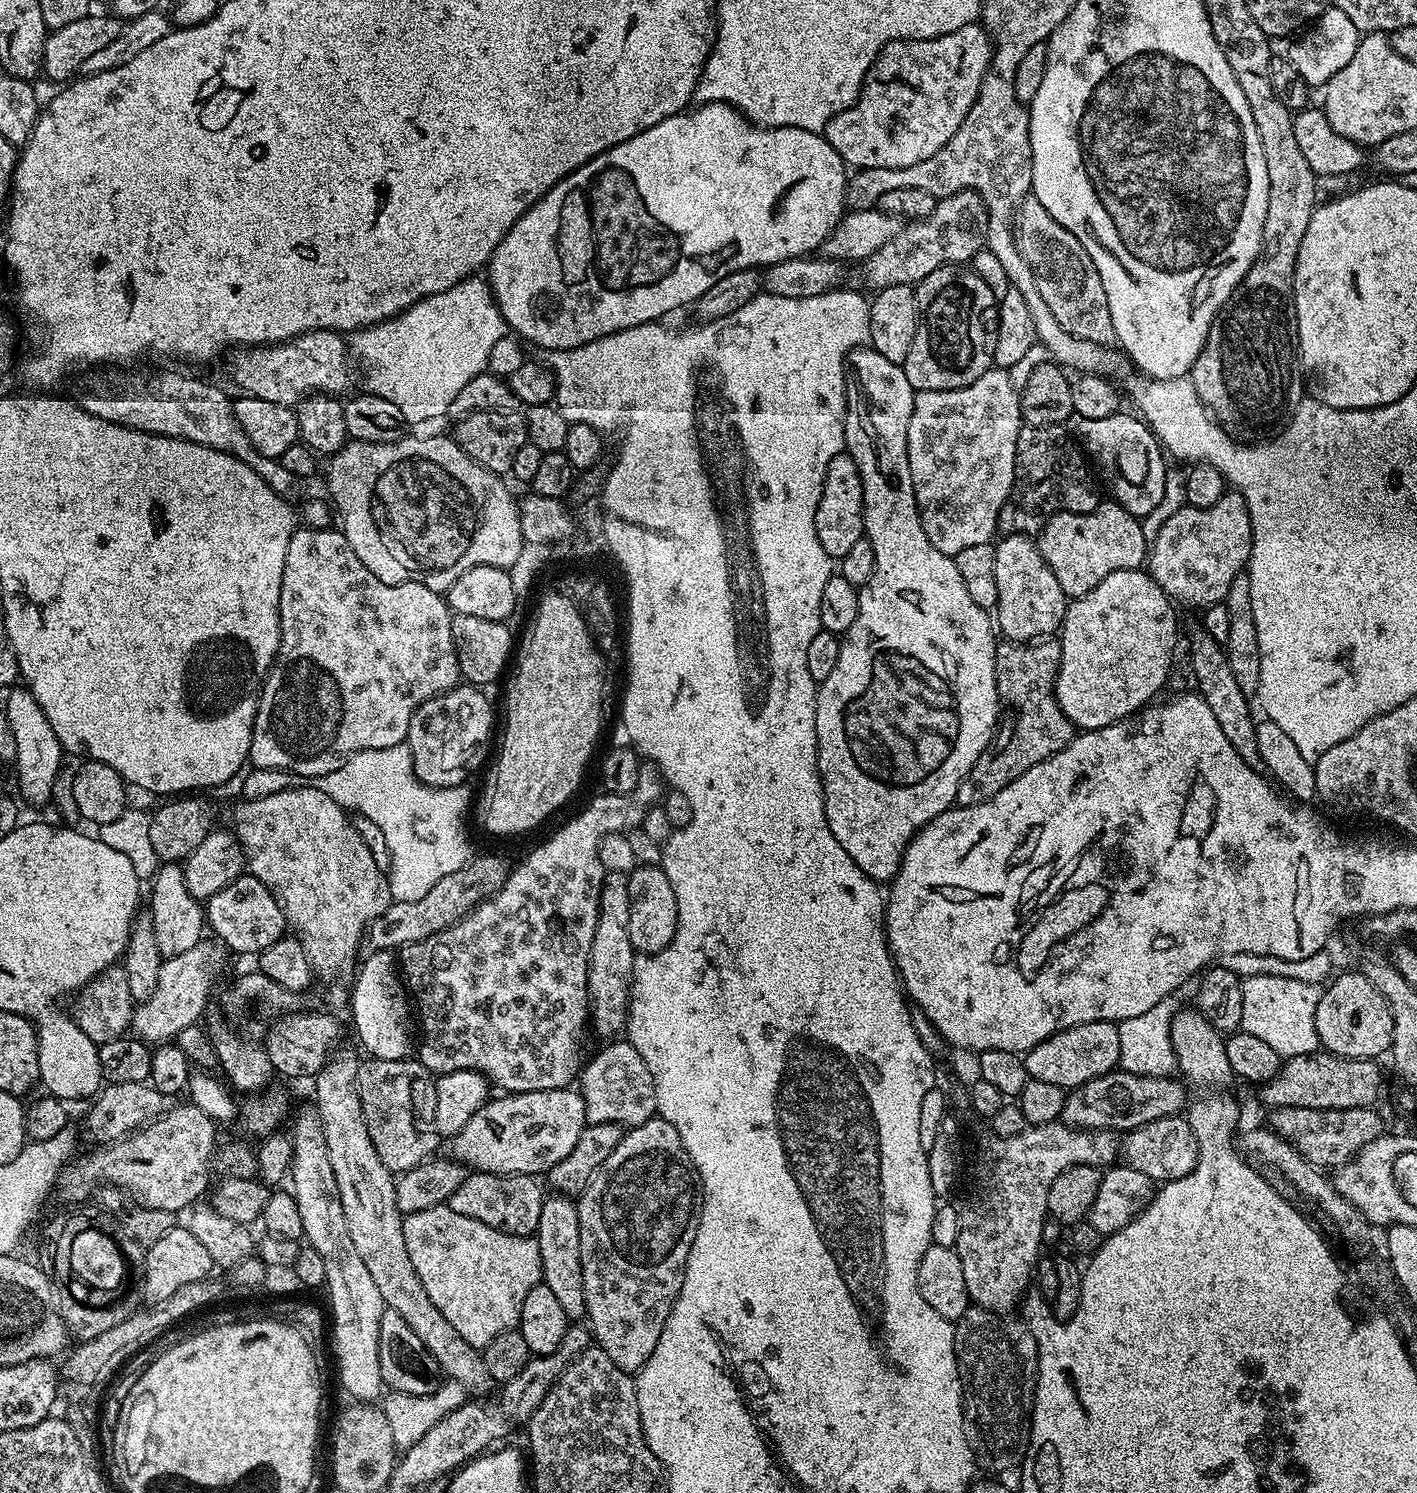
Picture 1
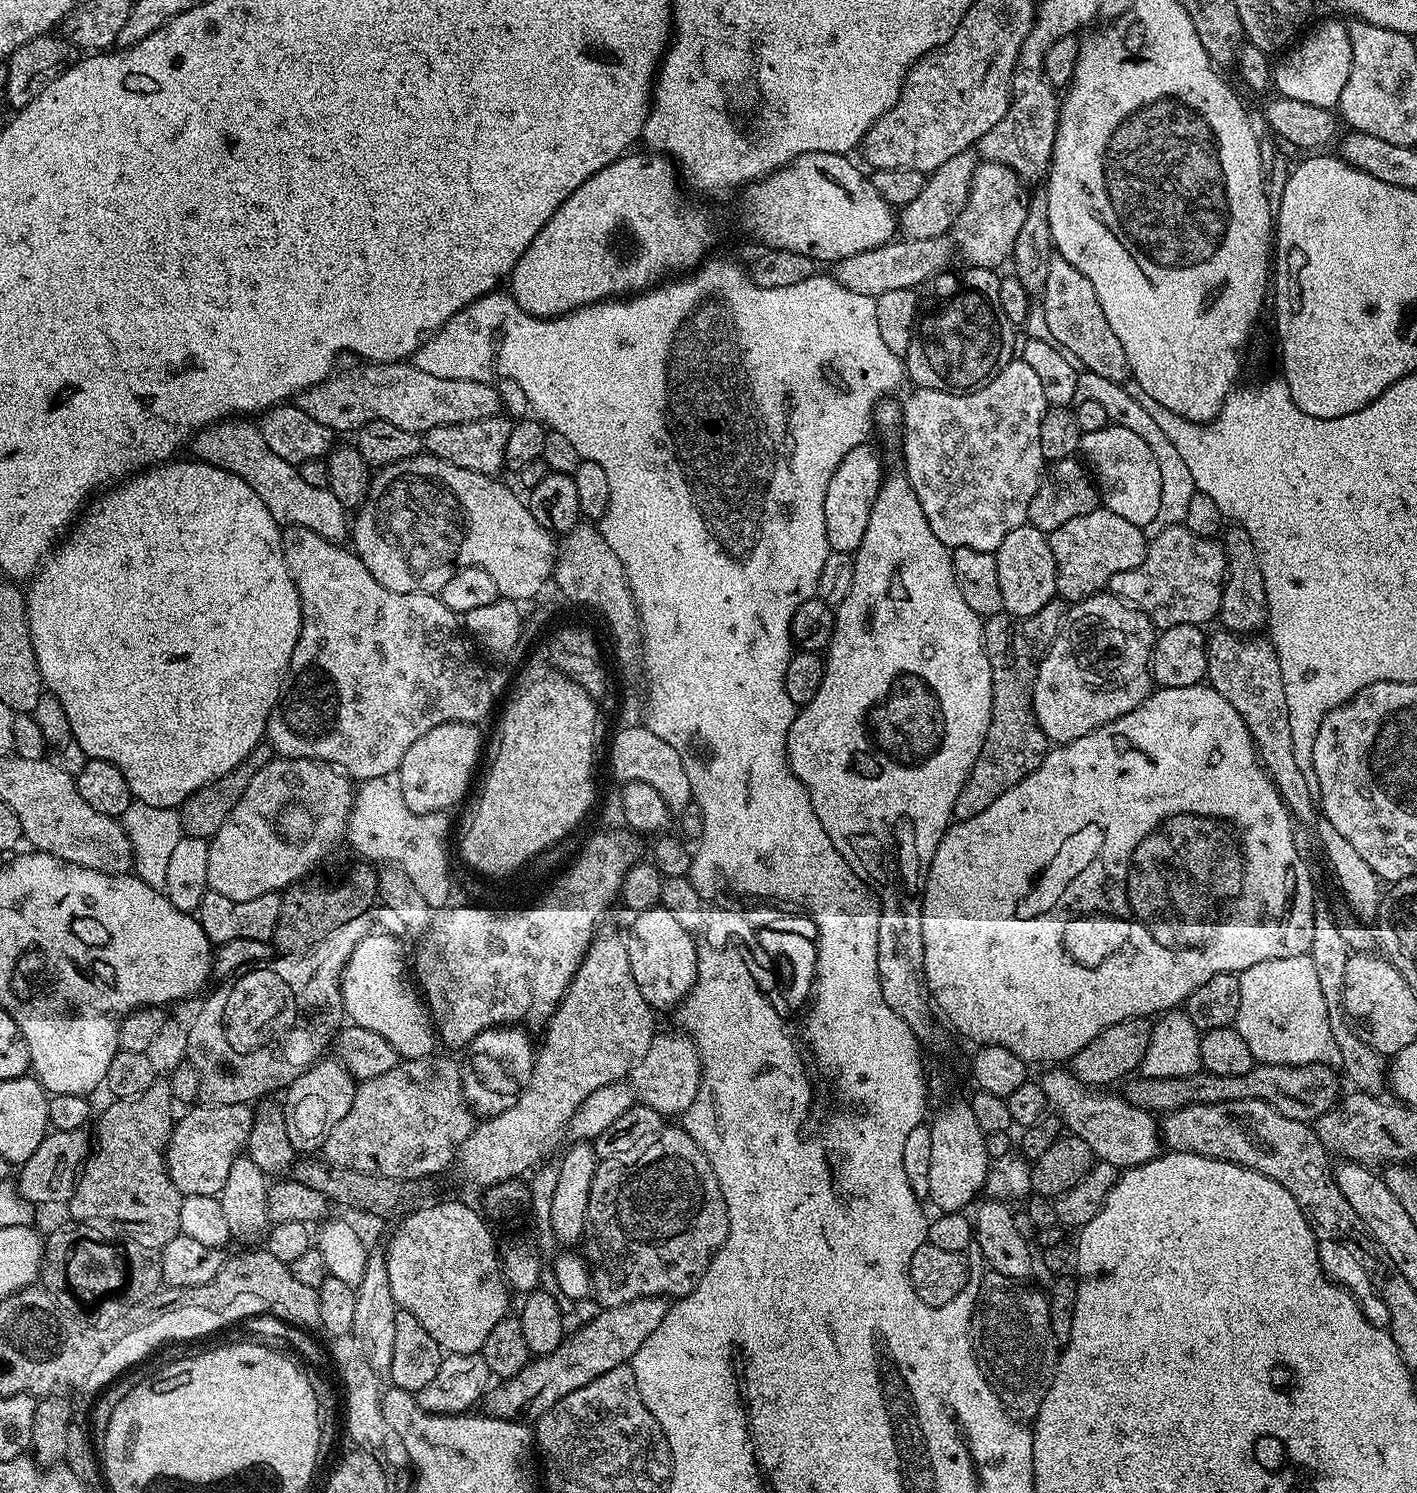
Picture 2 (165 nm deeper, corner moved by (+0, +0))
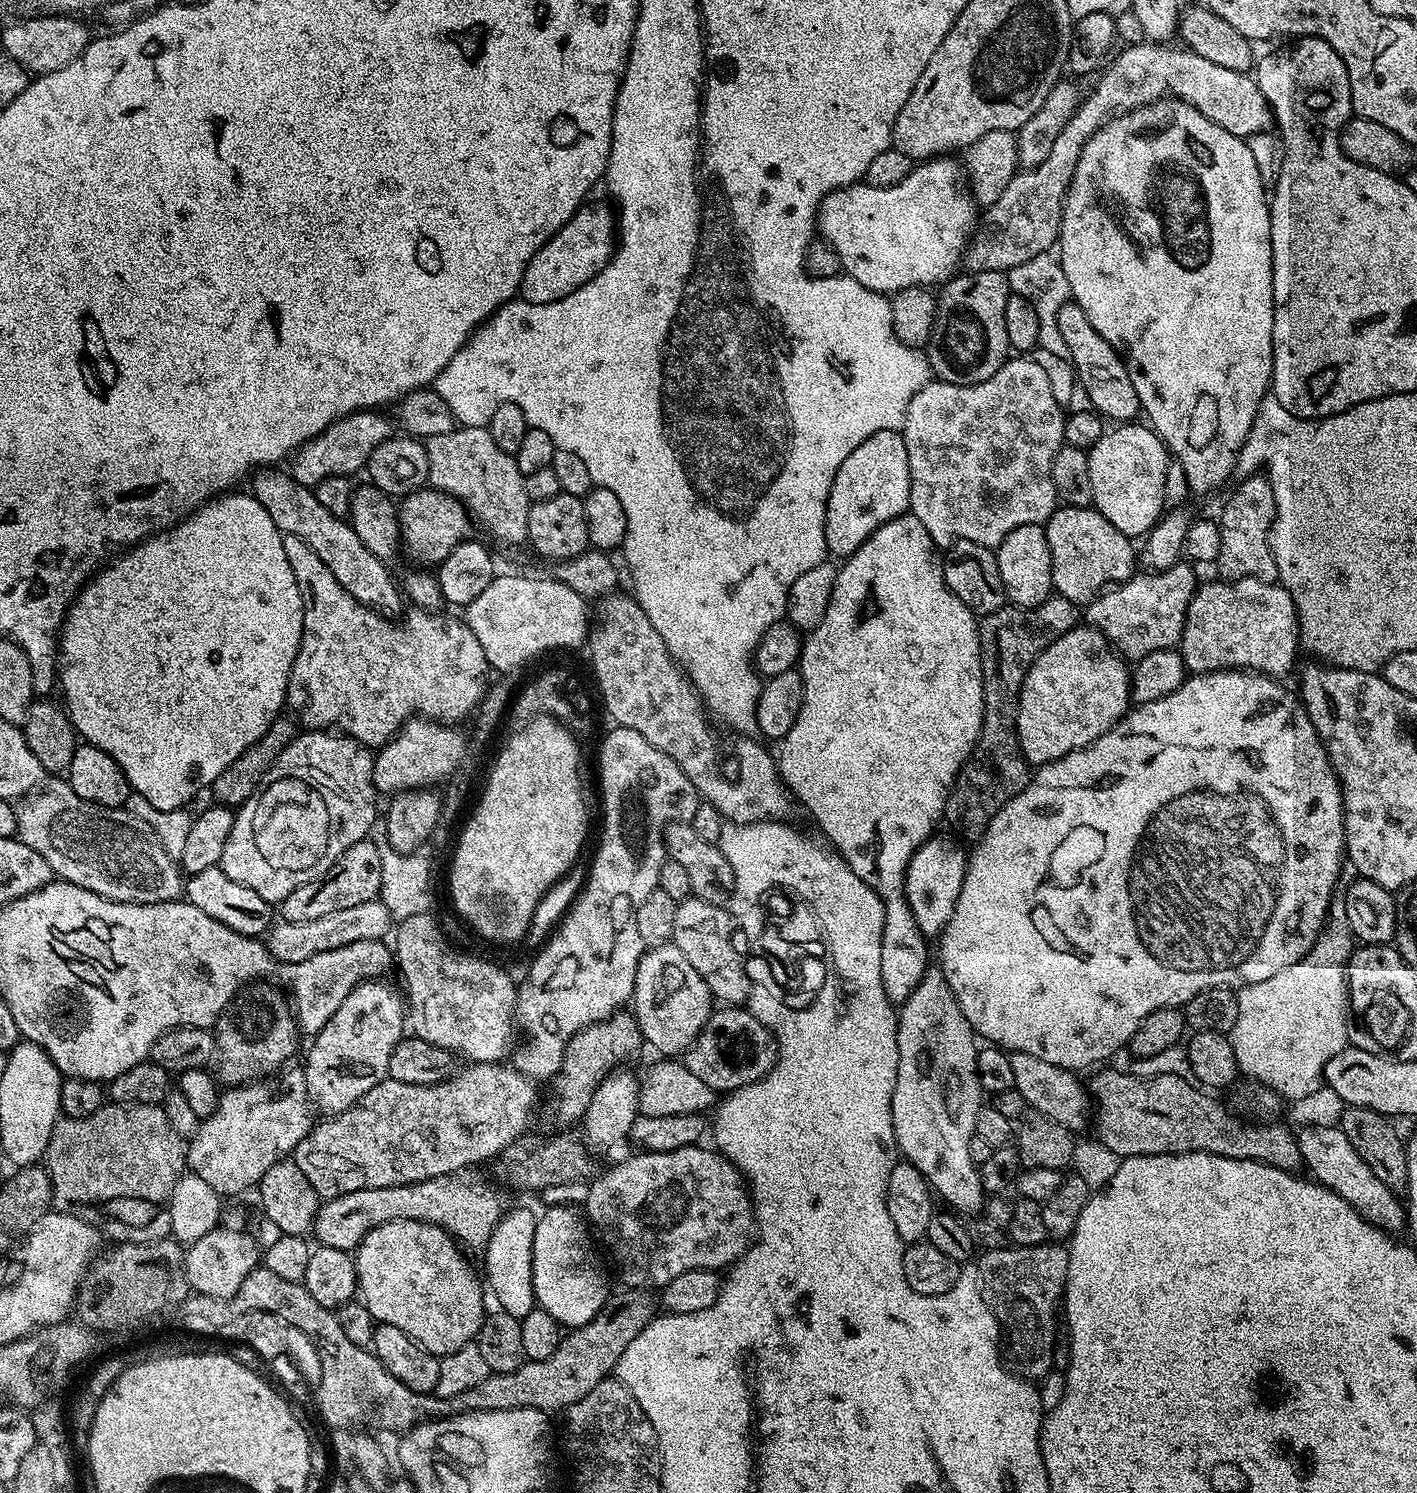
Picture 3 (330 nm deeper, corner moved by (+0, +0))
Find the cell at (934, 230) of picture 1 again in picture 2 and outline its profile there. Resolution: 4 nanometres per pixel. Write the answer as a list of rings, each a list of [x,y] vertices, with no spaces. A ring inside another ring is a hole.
[[[993,160],[977,163],[966,202],[950,229],[950,239],[965,265],[996,270],[1003,260],[1005,263],[1011,257],[1015,239],[1027,216],[1026,190],[1024,192],[1023,187],[1025,185],[1016,172],[1004,164]]]

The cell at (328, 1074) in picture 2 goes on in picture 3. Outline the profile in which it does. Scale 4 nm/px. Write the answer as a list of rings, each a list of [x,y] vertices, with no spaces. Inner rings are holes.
[[[384,978],[364,980],[354,986],[346,1002],[342,1002],[342,1006],[334,1010],[334,1018],[330,1018],[330,1022],[326,1022],[326,1026],[322,1026],[322,1030],[315,1033],[313,1040],[316,1041],[309,1046],[308,1061],[303,1061],[302,1067],[308,1099],[317,1113],[335,1114],[346,1111],[350,1106],[354,1106],[354,1102],[358,1102],[358,1098],[362,1098],[362,1094],[374,1090],[374,1086],[378,1086],[388,1076],[394,1046],[398,1046],[398,1042],[406,1035],[406,1000],[386,981]]]

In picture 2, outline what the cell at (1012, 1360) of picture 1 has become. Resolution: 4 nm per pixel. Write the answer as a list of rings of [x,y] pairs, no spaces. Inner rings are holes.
[[[989,1271],[987,1275],[988,1277],[985,1278],[984,1285],[980,1288],[980,1296],[978,1292],[978,1299],[974,1304],[974,1315],[972,1317],[972,1326],[970,1329],[970,1335],[972,1337],[972,1355],[977,1358],[979,1363],[982,1363],[984,1377],[988,1380],[990,1387],[998,1393],[1000,1401],[1004,1403],[1004,1407],[1017,1417],[1032,1418],[1035,1417],[1037,1410],[1042,1406],[1042,1398],[1046,1398],[1046,1390],[1050,1390],[1050,1382],[1052,1381],[1052,1375],[1056,1372],[1056,1362],[1058,1359],[1058,1345],[1054,1338],[1054,1330],[1050,1330],[1050,1310],[1048,1309],[1050,1300],[1049,1297],[1044,1297],[1040,1292],[1027,1292],[1024,1286],[1016,1282],[1005,1280],[1004,1276],[997,1272]]]

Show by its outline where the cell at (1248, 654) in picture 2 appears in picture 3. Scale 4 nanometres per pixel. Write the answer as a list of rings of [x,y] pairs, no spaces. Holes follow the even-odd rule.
[[[1249,576],[1241,580],[1215,579],[1197,587],[1186,610],[1186,622],[1178,645],[1185,669],[1192,674],[1247,670],[1259,672],[1262,676],[1284,678],[1292,667],[1297,667],[1296,652],[1300,648],[1300,623],[1296,617],[1296,607],[1284,585],[1262,582]]]

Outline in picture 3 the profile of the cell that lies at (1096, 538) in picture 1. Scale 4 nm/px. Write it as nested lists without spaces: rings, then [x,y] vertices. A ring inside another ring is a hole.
[[[1071,506],[1057,507],[1056,511],[1052,513],[1052,516],[1044,524],[1044,533],[1048,539],[1048,545],[1050,546],[1050,558],[1052,559],[1052,586],[1055,595],[1066,598],[1070,602],[1074,602],[1078,606],[1086,606],[1098,593],[1114,584],[1119,584],[1122,580],[1129,580],[1131,576],[1137,571],[1138,568],[1138,552],[1134,547],[1132,549],[1133,541],[1126,534],[1122,534],[1122,530],[1118,530],[1118,526],[1110,526],[1110,522],[1107,518],[1096,511],[1095,507],[1089,506],[1086,508],[1074,508]]]

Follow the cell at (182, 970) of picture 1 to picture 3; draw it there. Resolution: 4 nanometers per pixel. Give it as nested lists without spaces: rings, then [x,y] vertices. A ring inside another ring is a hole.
[[[377,898],[370,902],[362,902],[362,906],[350,906],[346,910],[337,910],[335,914],[325,914],[322,918],[313,918],[311,922],[290,922],[281,919],[279,922],[273,923],[272,927],[268,929],[266,943],[270,954],[277,962],[297,964],[298,962],[306,962],[306,958],[314,958],[314,954],[322,954],[325,950],[338,950],[338,946],[383,941],[385,939],[384,935],[387,932],[389,935],[393,924],[392,915],[388,913],[384,903]]]

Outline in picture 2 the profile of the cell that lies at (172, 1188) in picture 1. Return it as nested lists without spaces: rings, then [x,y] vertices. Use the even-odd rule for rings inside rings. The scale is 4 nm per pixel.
[[[247,1104],[192,1106],[187,1109],[184,1117],[177,1119],[172,1125],[172,1137],[168,1139],[168,1173],[184,1196],[202,1194],[203,1196],[219,1197],[226,1183],[226,1176],[236,1156],[241,1155],[248,1142],[252,1125],[253,1109]]]

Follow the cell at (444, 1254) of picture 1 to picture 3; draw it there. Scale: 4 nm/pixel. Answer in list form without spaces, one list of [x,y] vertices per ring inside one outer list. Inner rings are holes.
[[[421,1220],[386,1222],[365,1234],[360,1245],[354,1249],[359,1299],[376,1324],[398,1326],[398,1330],[435,1356],[442,1358],[446,1354],[454,1354],[454,1350],[462,1350],[462,1346],[475,1341],[486,1315],[485,1285],[479,1275],[476,1277],[475,1270],[468,1268],[463,1254],[453,1237],[437,1224]]]

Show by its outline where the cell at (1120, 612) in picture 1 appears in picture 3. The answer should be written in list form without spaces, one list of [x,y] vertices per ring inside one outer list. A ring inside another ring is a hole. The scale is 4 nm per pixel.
[[[1094,627],[1071,628],[1066,634],[1050,642],[1050,646],[1042,649],[1034,658],[1034,662],[1024,674],[1024,683],[1020,685],[1016,733],[1020,753],[1029,765],[1039,766],[1054,762],[1074,750],[1084,748],[1102,734],[1106,734],[1106,730],[1113,728],[1130,708],[1129,679],[1129,665],[1112,647],[1112,643]]]

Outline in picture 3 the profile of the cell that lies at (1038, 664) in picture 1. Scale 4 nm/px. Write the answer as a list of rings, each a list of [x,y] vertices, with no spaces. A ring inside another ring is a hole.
[[[1055,594],[1036,608],[1027,609],[1023,616],[1024,633],[1021,636],[1012,636],[1011,630],[1000,624],[1001,617],[997,613],[991,612],[978,620],[980,661],[984,671],[984,717],[975,753],[969,756],[956,775],[943,814],[943,819],[952,823],[953,830],[961,832],[969,842],[975,842],[983,836],[994,814],[1002,810],[1010,798],[1022,794],[1030,779],[1030,765],[1020,753],[1016,733],[1016,711],[1025,672],[1042,649],[1071,628],[1077,627],[1082,620],[1082,612],[1077,604]]]

